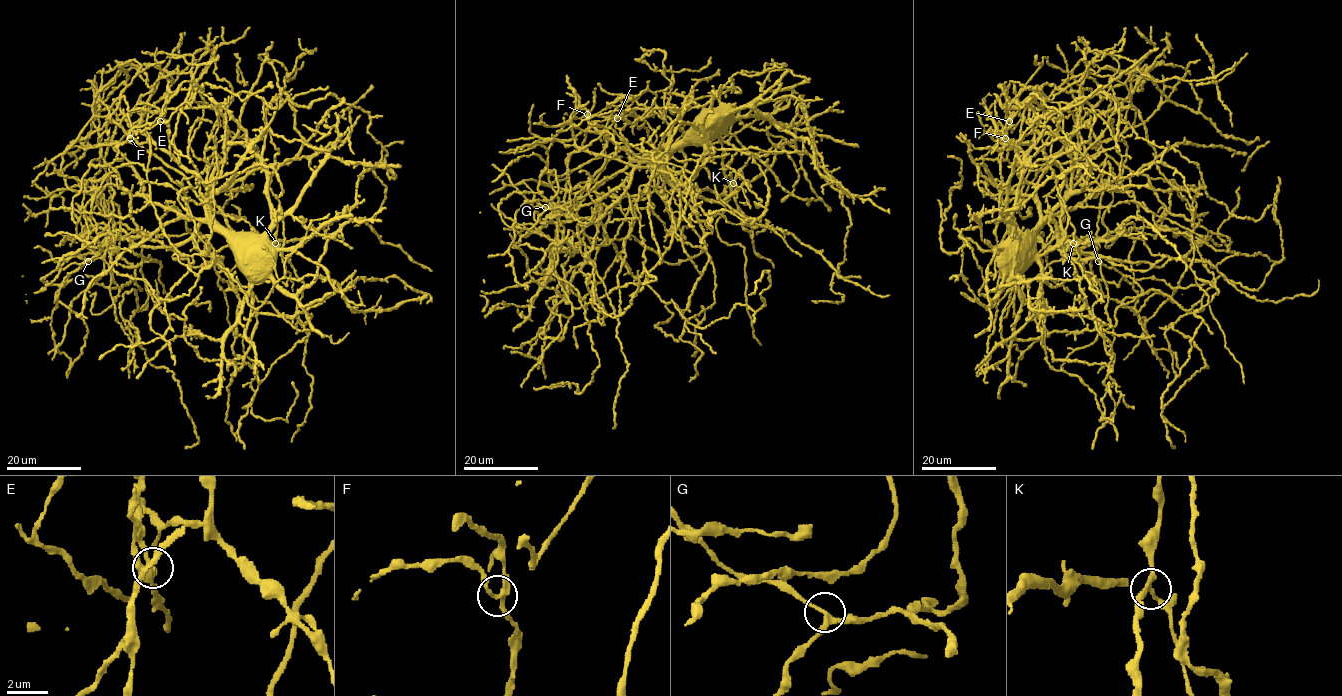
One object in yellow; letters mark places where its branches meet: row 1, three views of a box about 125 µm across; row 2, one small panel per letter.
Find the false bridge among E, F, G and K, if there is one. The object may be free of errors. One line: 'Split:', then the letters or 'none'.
Split: K

